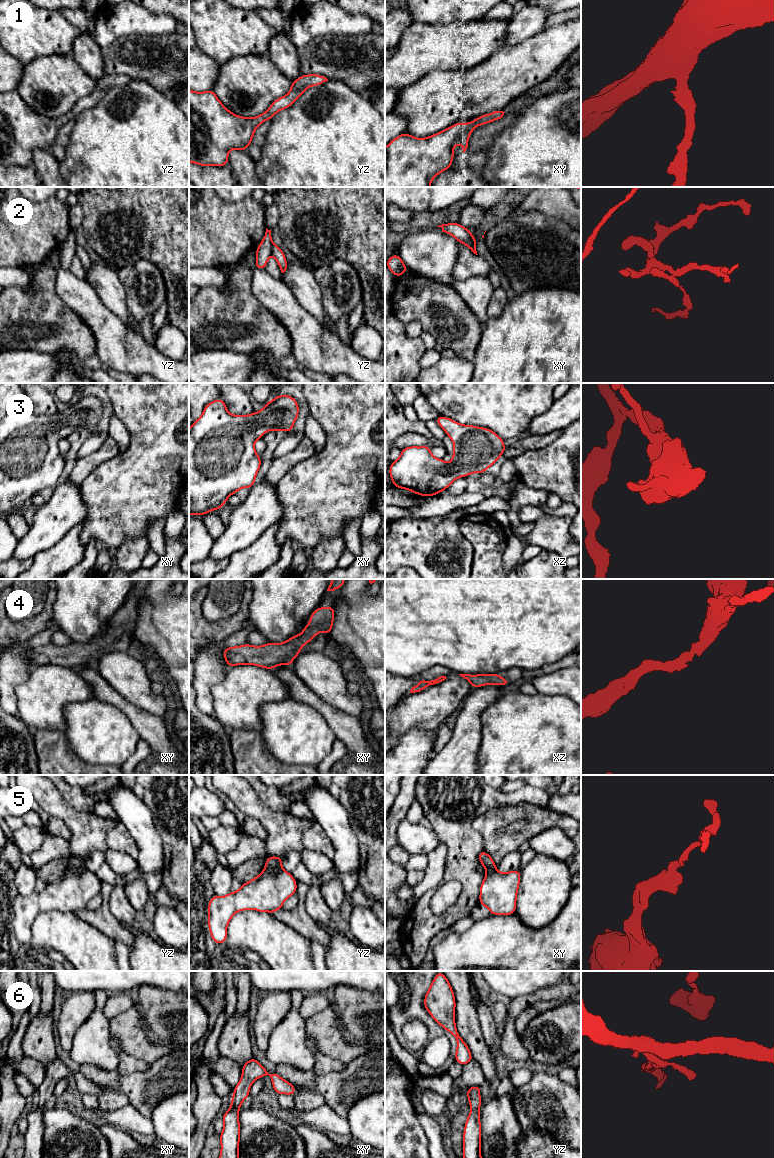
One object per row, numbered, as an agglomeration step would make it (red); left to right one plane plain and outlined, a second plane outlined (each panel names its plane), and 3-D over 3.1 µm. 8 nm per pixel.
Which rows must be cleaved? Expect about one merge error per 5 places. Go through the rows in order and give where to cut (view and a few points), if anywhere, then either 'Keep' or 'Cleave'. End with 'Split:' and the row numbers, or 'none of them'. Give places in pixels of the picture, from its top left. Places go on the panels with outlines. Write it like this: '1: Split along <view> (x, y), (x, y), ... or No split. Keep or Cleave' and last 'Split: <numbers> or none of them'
1: No split. Keep
2: Split along yz (272, 244), (271, 252). Cleave
3: No split. Keep
4: No split. Keep
5: Split along yz (265, 868), (281, 869). Cleave
6: No split. Keep
Split: 2, 5

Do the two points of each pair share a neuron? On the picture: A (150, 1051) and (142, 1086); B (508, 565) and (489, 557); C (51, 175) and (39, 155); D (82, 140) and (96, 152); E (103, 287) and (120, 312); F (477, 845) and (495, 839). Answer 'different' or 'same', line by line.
A: different
B: different
C: same
D: same
E: same
F: different

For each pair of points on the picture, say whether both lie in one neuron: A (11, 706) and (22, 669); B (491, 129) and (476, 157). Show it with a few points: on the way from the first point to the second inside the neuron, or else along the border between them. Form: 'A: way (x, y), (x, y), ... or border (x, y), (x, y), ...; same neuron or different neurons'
A: way (10, 697), (10, 681), (13, 678); same neuron
B: way (484, 136), (479, 141), (477, 150); same neuron

